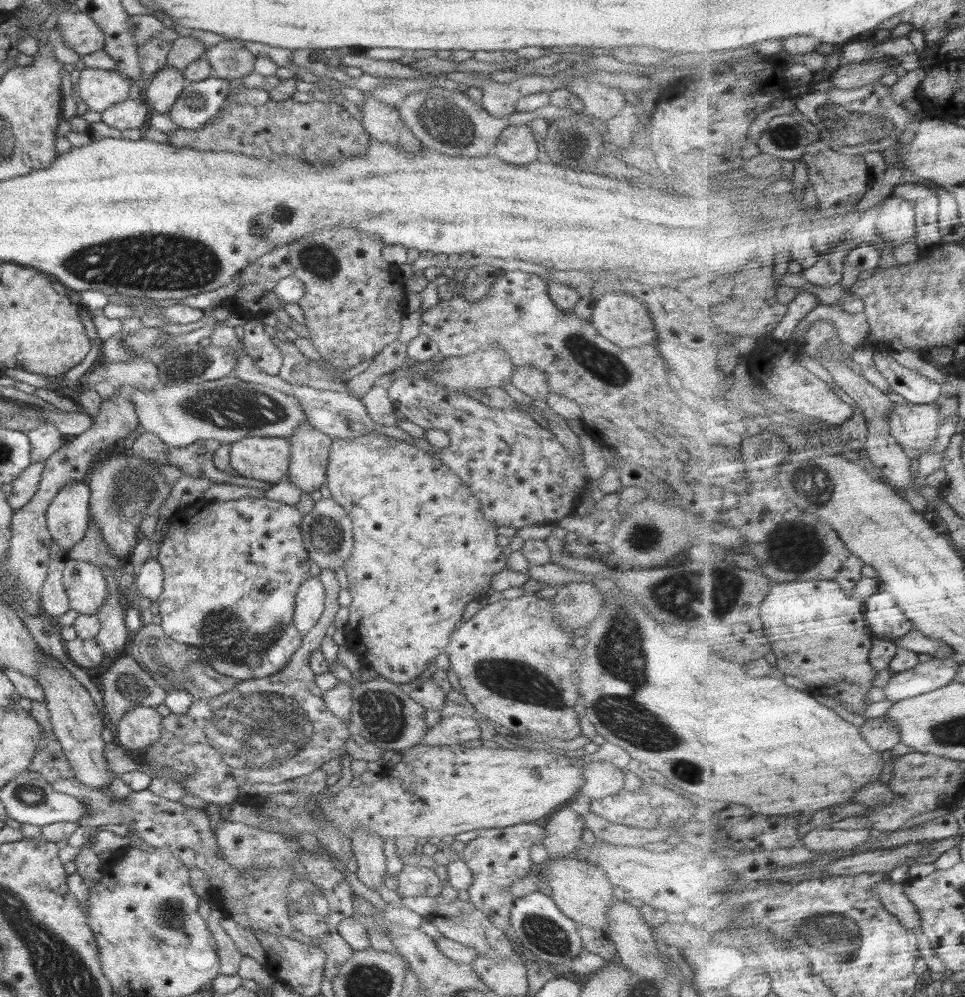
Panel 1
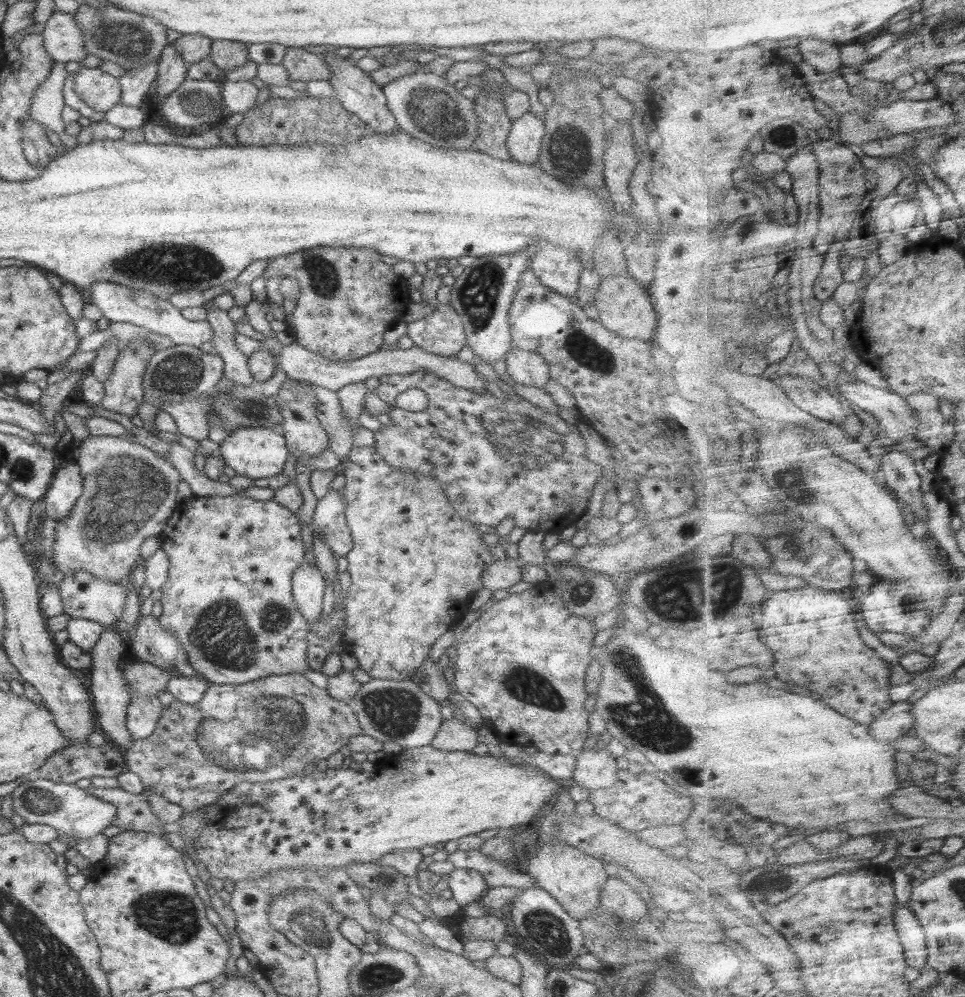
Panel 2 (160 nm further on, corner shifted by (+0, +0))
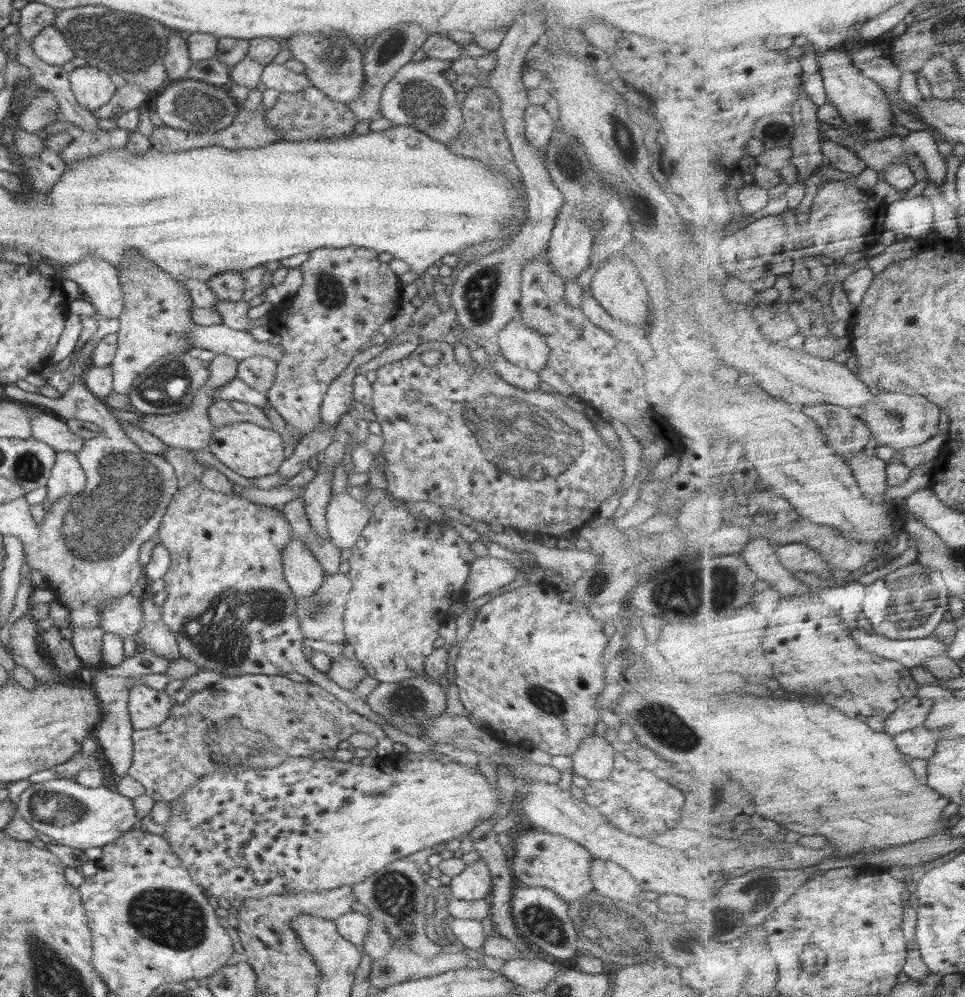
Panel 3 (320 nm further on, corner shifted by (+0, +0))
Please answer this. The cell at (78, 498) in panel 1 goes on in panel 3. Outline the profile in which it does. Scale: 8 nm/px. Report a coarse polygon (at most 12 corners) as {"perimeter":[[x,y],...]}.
{"perimeter":[[57,452],[47,498],[77,496],[87,478],[77,456]]}

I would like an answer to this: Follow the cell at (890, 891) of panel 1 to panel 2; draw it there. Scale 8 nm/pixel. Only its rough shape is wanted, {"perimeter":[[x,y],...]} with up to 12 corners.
{"perimeter":[[899,903],[895,919],[908,964],[929,962],[925,928]]}

